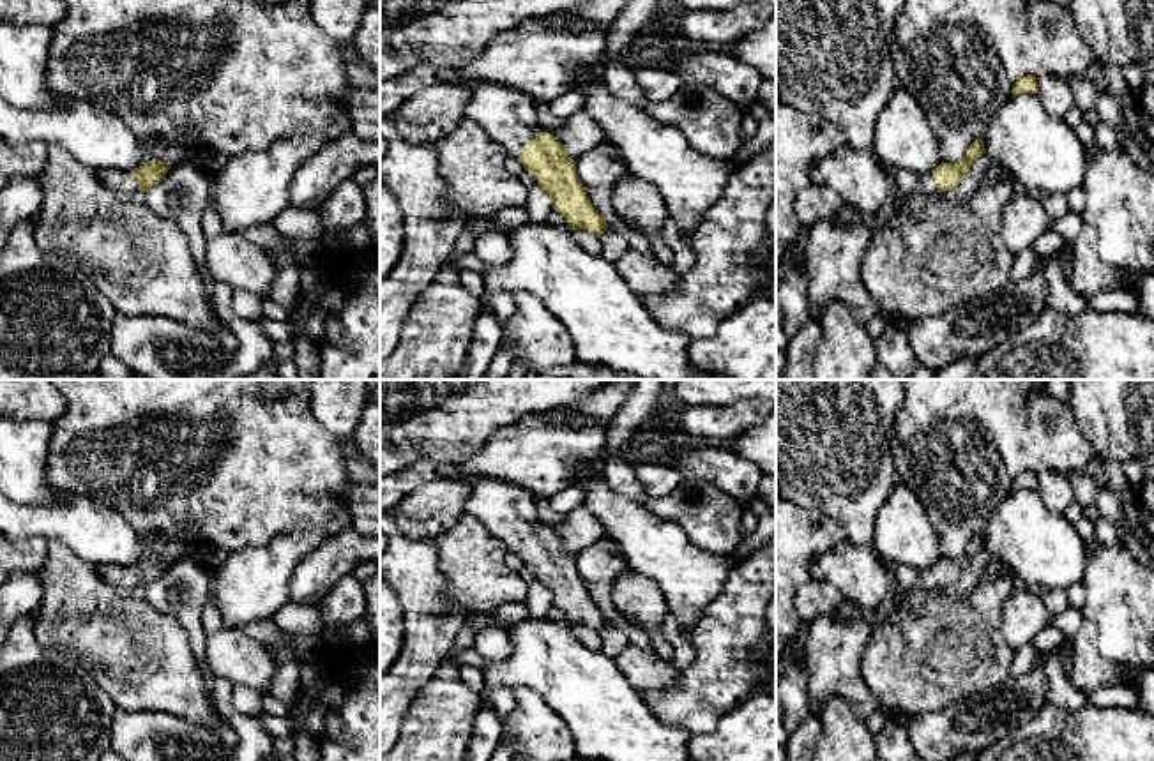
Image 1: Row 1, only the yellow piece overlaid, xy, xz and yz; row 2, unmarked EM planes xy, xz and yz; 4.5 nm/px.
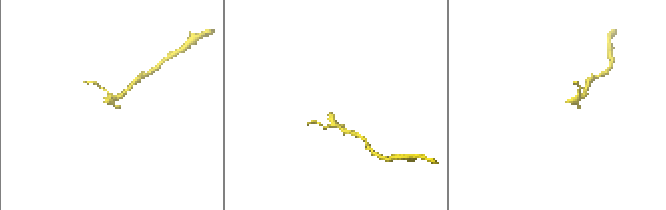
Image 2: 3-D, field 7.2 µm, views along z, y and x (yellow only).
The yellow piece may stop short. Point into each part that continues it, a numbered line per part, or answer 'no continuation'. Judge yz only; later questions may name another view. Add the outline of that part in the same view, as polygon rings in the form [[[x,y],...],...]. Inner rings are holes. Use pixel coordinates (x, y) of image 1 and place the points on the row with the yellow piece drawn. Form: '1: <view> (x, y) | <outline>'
1: yz (907, 182) | [[[882,164],[891,184],[898,189],[900,196],[922,192],[922,194],[935,194],[938,192],[933,173],[912,173],[905,170],[898,170],[887,164]]]

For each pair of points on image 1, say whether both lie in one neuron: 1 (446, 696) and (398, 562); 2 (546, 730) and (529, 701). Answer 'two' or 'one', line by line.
1: two
2: one

